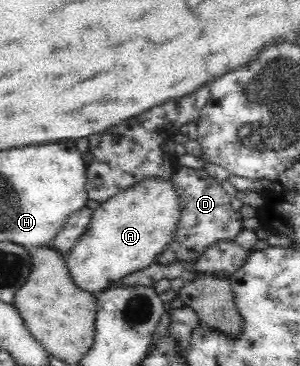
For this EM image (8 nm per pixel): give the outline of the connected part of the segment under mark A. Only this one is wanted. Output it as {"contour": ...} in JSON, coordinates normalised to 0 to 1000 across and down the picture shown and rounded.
{"contour":[[[483,489],[447,508],[373,536],[353,552],[333,555],[310,587],[287,634],[260,650],[243,678],[213,694],[220,727],[243,770],[277,795],[310,806],[360,792],[380,773],[400,770],[417,754],[493,732],[520,716],[527,694],[577,656],[580,628],[603,596],[603,541],[587,514],[547,489]]]}

